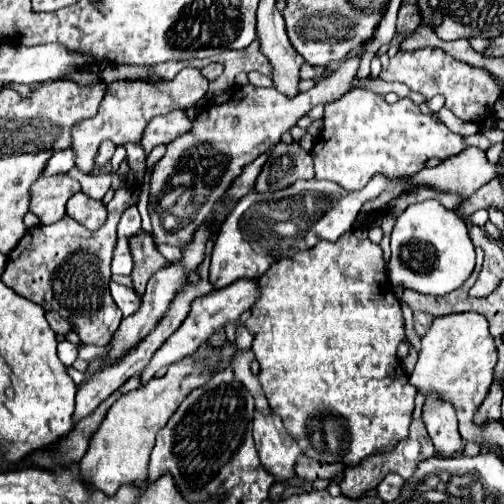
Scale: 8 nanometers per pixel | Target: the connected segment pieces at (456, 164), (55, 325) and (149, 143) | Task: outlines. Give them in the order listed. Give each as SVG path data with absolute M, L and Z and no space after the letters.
M471 146L435 168L421 170L413 180L417 184L435 186L441 192L461 194L463 198L469 198L483 184L497 178L499 174L499 164L489 164L485 152L477 146Z
M47 312L47 322L49 322L49 326L51 326L57 334L61 334L61 336L65 336L65 334L71 330L71 324L65 322L61 316L57 316L57 312Z
M177 110L177 112L169 112L169 114L163 114L163 116L155 116L147 128L143 130L143 138L141 138L141 146L145 150L145 156L151 154L151 150L157 146L157 144L165 144L165 142L171 142L173 138L177 138L179 134L183 132L189 132L191 128L191 120L185 116L183 110Z

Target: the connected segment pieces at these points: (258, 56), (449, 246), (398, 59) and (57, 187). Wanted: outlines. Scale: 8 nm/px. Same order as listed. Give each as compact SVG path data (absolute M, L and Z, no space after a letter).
M255 40L251 46L247 46L245 50L221 52L221 54L213 56L211 60L223 64L225 70L223 70L223 74L221 74L217 80L209 82L209 92L207 92L209 98L223 94L223 92L227 90L227 86L233 86L235 76L241 74L241 72L257 70L257 72L261 72L261 74L271 76L271 64L269 64L269 60L261 54L257 40Z
M425 200L411 204L395 222L393 234L391 234L391 260L387 264L387 274L393 286L399 286L403 290L415 290L419 294L427 296L445 296L453 290L457 290L473 272L475 268L475 250L473 242L469 238L467 224L457 212L451 212L443 208L437 200Z
M419 48L413 52L399 50L389 60L387 70L381 70L379 78L385 82L403 82L413 92L419 92L425 98L443 94L447 100L445 106L463 120L471 120L475 114L491 114L495 100L501 96L501 88L485 68L469 66L439 48Z
M69 174L39 178L31 190L31 212L41 220L41 224L53 224L65 216L67 200L79 190L79 182Z

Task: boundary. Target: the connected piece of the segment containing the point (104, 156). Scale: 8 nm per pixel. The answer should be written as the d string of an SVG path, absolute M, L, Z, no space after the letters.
M103 140L101 146L99 146L99 150L97 150L95 164L97 164L97 166L103 166L105 162L109 162L111 156L113 156L113 152L115 152L115 148L117 148L117 146L115 146L111 140Z

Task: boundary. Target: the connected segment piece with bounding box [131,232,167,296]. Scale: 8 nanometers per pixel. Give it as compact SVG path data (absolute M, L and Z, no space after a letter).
M139 232L137 236L131 238L131 254L135 260L131 280L135 292L141 296L141 292L145 292L145 284L149 282L149 276L153 276L157 268L165 268L167 260L157 252L153 238L145 232Z

